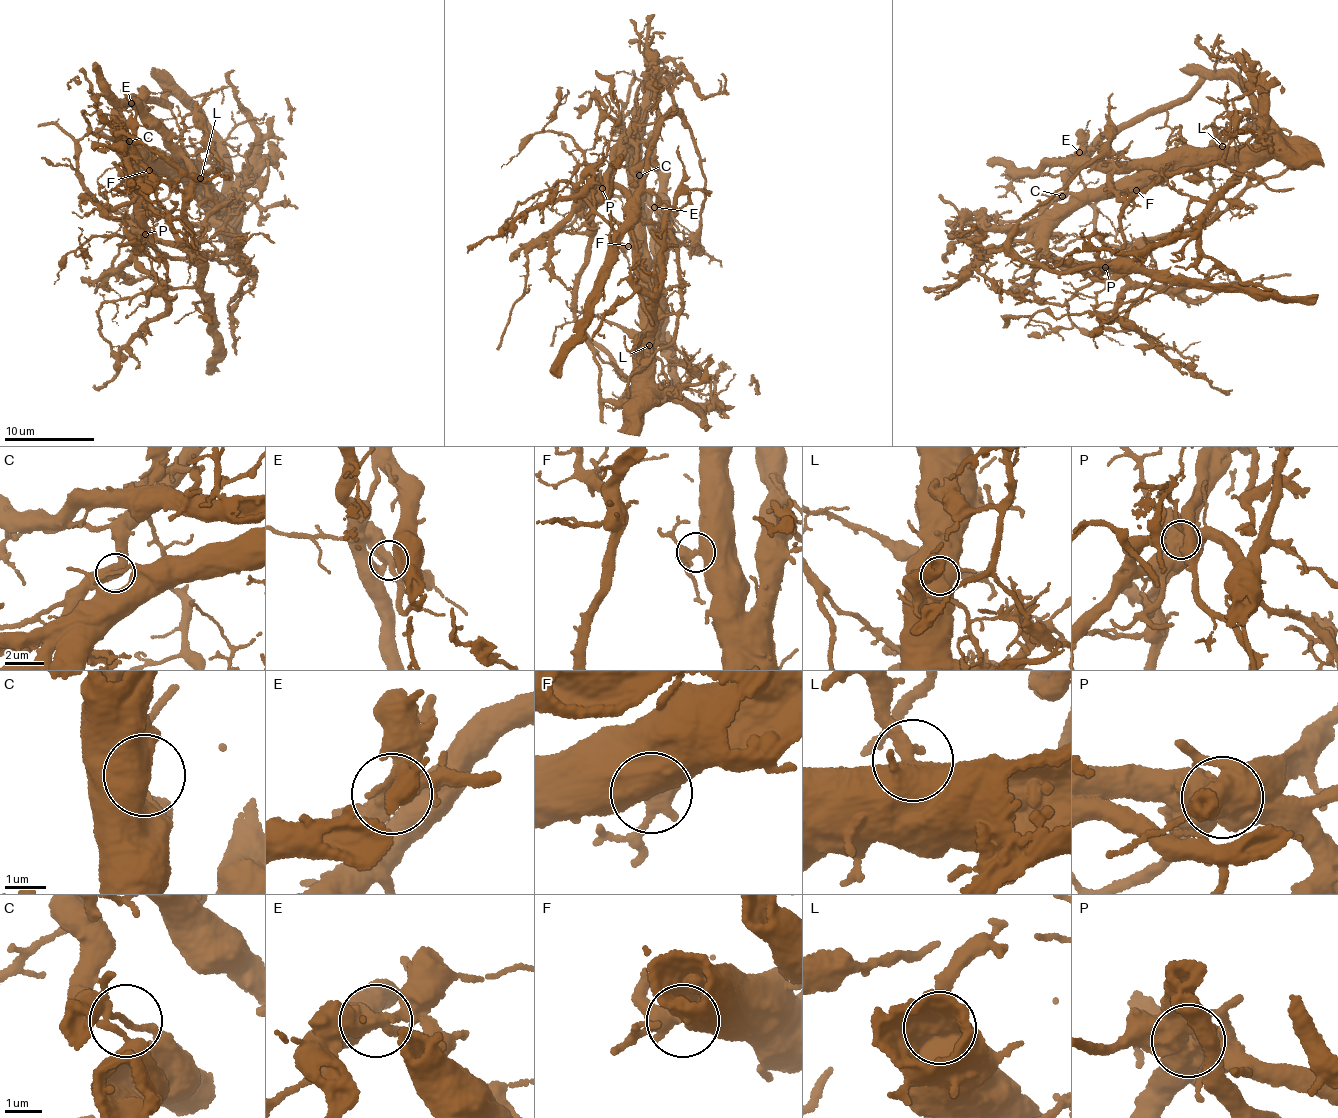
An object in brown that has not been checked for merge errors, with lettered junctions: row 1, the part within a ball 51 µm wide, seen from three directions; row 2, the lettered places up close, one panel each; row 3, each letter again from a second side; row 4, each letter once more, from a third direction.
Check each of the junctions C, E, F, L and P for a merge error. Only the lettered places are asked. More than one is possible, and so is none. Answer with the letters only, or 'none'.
C, E, P

